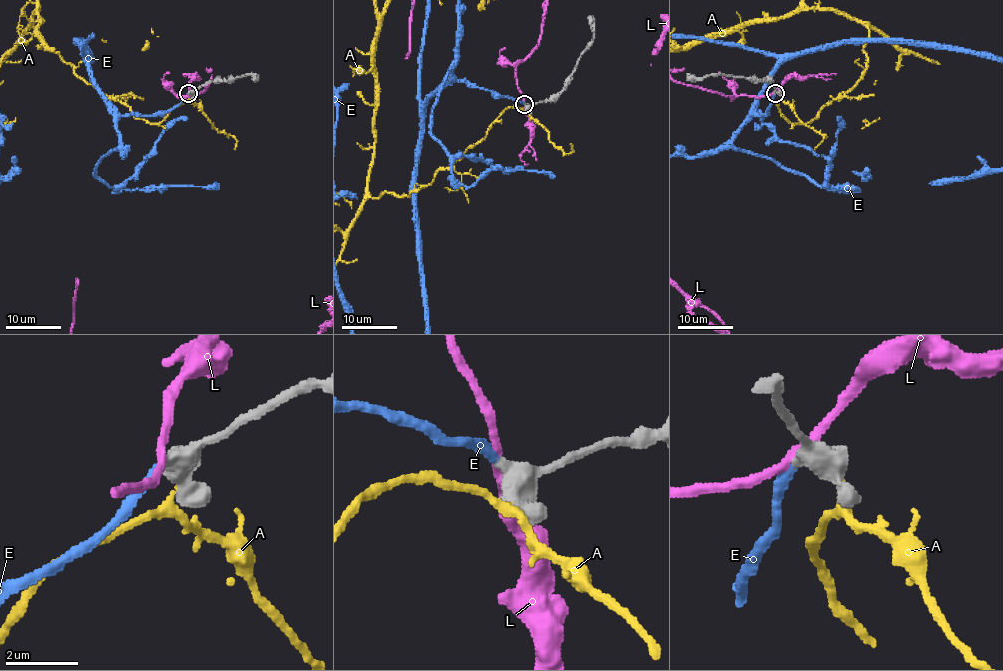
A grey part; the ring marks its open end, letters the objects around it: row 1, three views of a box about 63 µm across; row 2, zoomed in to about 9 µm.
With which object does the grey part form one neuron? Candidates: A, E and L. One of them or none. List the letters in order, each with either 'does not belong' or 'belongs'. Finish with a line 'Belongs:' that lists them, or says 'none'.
A: does not belong
E: belongs
L: does not belong
Belongs: E

